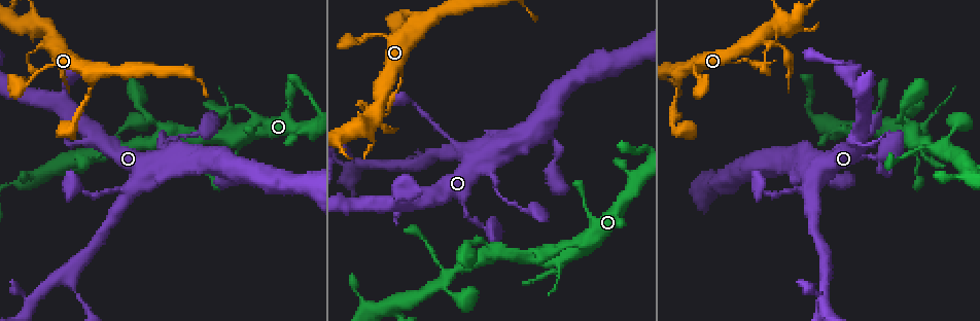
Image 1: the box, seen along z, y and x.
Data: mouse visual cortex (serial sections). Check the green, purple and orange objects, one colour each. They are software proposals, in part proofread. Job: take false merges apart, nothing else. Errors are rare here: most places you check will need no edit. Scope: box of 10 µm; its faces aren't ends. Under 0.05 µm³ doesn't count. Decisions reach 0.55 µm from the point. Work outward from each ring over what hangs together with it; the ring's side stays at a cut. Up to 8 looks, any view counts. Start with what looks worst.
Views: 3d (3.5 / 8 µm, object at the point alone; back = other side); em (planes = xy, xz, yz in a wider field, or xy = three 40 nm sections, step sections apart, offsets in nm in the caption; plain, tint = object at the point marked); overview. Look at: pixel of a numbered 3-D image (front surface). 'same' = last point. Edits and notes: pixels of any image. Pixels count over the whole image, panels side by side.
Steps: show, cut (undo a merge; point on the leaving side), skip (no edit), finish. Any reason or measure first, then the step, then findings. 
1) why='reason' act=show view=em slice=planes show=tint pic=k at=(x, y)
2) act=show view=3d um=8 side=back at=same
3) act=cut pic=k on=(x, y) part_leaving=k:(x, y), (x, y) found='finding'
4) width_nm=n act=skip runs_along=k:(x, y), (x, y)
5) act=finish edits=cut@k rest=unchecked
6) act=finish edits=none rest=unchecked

act=show view=3d um=8 side=back pic=1 at=(131, 188)

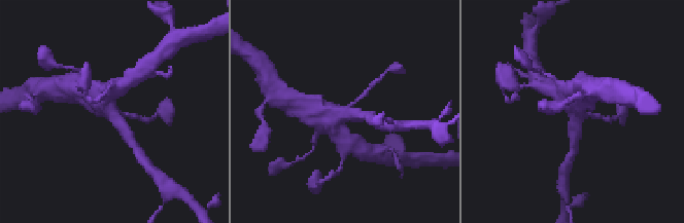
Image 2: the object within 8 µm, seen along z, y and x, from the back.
act=show view=3d um=3.5 at=same

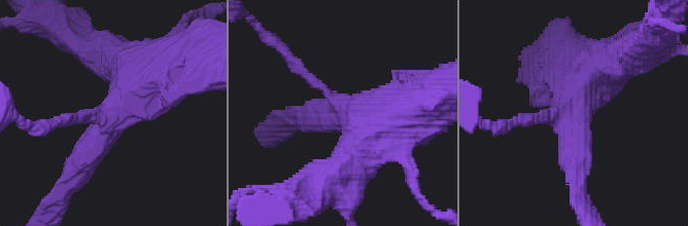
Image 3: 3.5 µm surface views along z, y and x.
act=show view=em slice=xy step=1 show=tint pic=3 at=(111, 119)

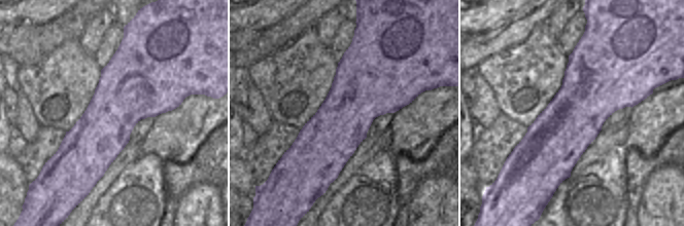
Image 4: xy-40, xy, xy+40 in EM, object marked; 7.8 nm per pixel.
width_nm=500 act=skip runs_along=3:(141, 67), (141, 85), (74, 174) found='one cell here'

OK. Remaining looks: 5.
why='arms part here' act=show view=3d um=8 pic=1 at=(826, 267)

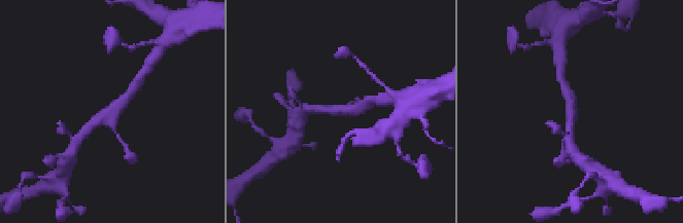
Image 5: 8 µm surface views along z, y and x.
why='closer look' act=show view=3d um=3.5 at=same

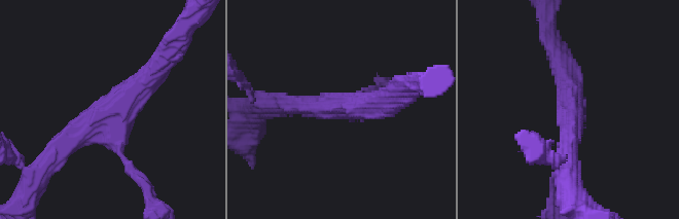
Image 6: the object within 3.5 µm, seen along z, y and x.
act=skip runs_along=6:(165, 57), (143, 85), (61, 151) found='one cell here'

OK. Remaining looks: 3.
act=show view=3d um=3.5 side=back pic=1 at=(565, 253)

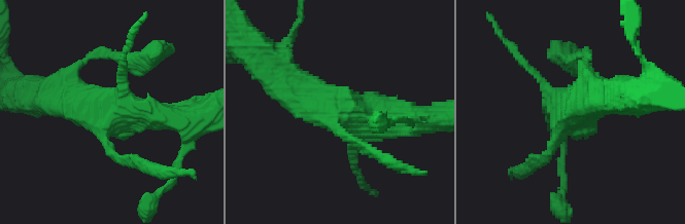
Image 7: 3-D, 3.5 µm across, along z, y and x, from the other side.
why='shape alone is not enough' act=show view=em slice=xy step=2 show=tint pic=7 at=(109, 114)

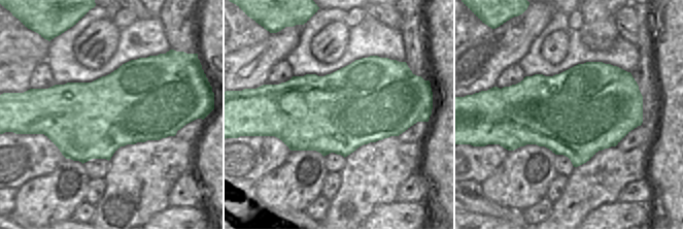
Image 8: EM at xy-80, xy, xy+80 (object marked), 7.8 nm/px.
act=skip runs_along=7:(286, 80), (340, 114), (410, 119) found='all the same cell'

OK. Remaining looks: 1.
act=finish edits=none rest=unchecked

